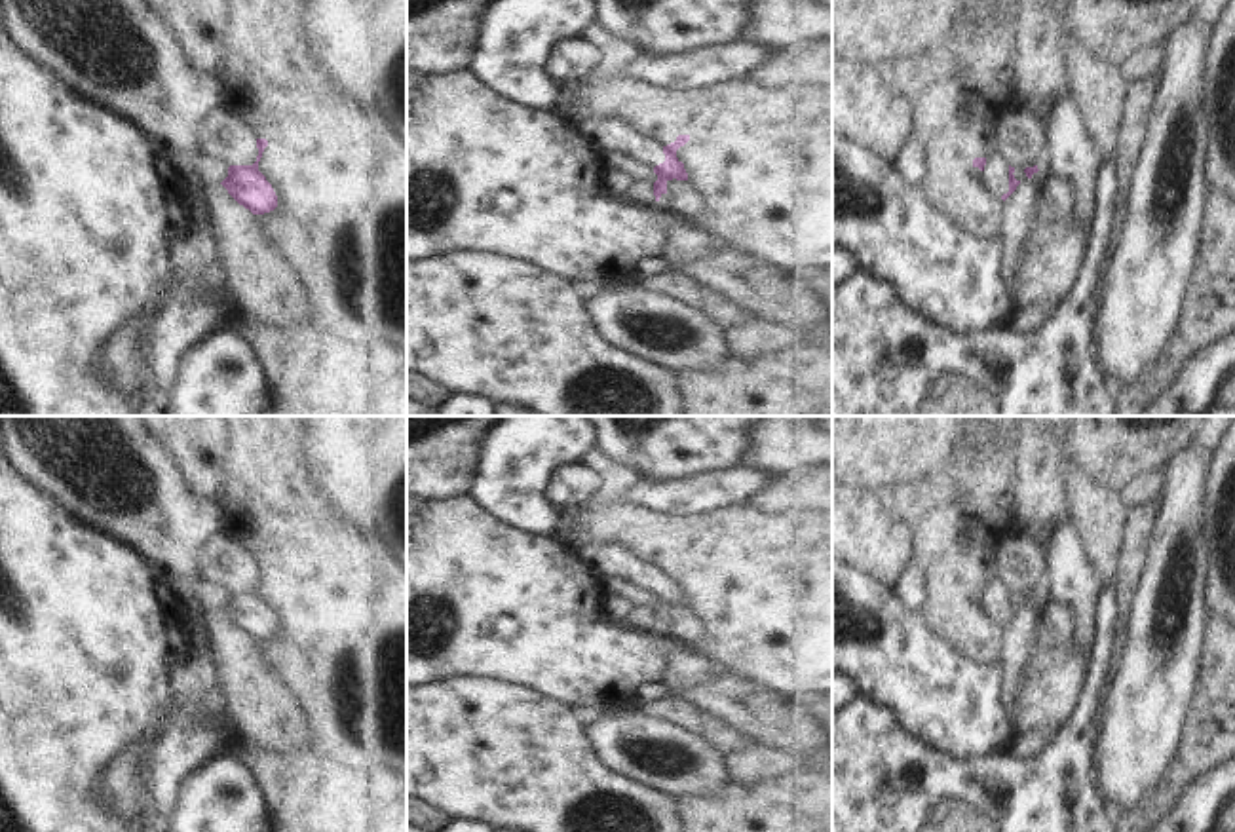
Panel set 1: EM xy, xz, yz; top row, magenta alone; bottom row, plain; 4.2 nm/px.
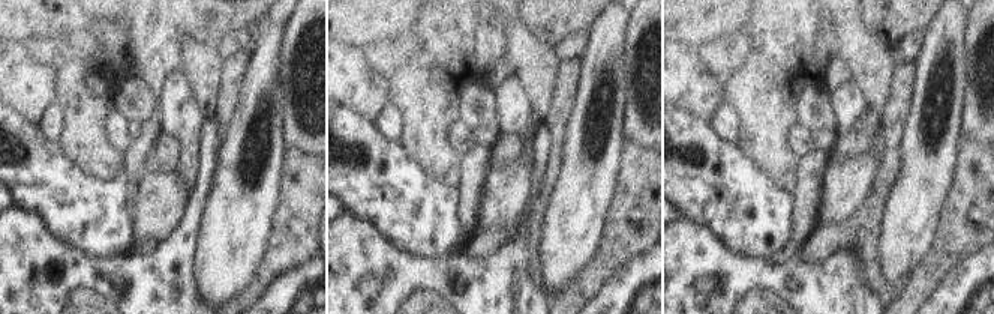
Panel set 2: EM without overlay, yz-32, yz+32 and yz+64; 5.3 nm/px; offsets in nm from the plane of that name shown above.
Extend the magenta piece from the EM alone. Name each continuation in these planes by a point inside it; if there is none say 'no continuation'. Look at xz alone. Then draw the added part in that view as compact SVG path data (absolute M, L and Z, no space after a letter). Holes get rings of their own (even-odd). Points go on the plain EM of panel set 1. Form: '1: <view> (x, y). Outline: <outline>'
1: xz (603, 557). Outline: M580 543L576 555L587 562L597 574L614 574L646 593L656 593L665 587L663 572L642 562L627 549L614 543Z

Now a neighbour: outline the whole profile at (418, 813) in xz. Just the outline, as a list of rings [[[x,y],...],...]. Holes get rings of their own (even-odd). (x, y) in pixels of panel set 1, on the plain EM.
[[[407,796],[407,821],[428,832],[439,832],[450,823],[450,817],[435,805],[428,805],[418,798]]]

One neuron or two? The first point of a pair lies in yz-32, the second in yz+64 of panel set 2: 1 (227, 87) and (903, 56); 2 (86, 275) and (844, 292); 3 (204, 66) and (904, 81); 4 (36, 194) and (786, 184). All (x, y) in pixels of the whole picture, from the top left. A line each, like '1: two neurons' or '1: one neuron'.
1: two neurons
2: one neuron
3: two neurons
4: two neurons

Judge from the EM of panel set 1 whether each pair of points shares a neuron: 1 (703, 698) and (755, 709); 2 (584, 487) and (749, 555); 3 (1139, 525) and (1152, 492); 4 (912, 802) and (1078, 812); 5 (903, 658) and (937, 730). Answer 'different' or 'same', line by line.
1: same
2: different
3: different
4: same
5: same

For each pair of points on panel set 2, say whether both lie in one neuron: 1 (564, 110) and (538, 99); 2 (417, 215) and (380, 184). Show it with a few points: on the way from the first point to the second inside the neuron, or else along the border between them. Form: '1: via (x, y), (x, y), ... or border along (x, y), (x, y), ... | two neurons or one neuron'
1: border along (559, 69), (555, 78), (550, 113), (544, 120) | two neurons
2: via (408, 208), (389, 190) | one neuron

